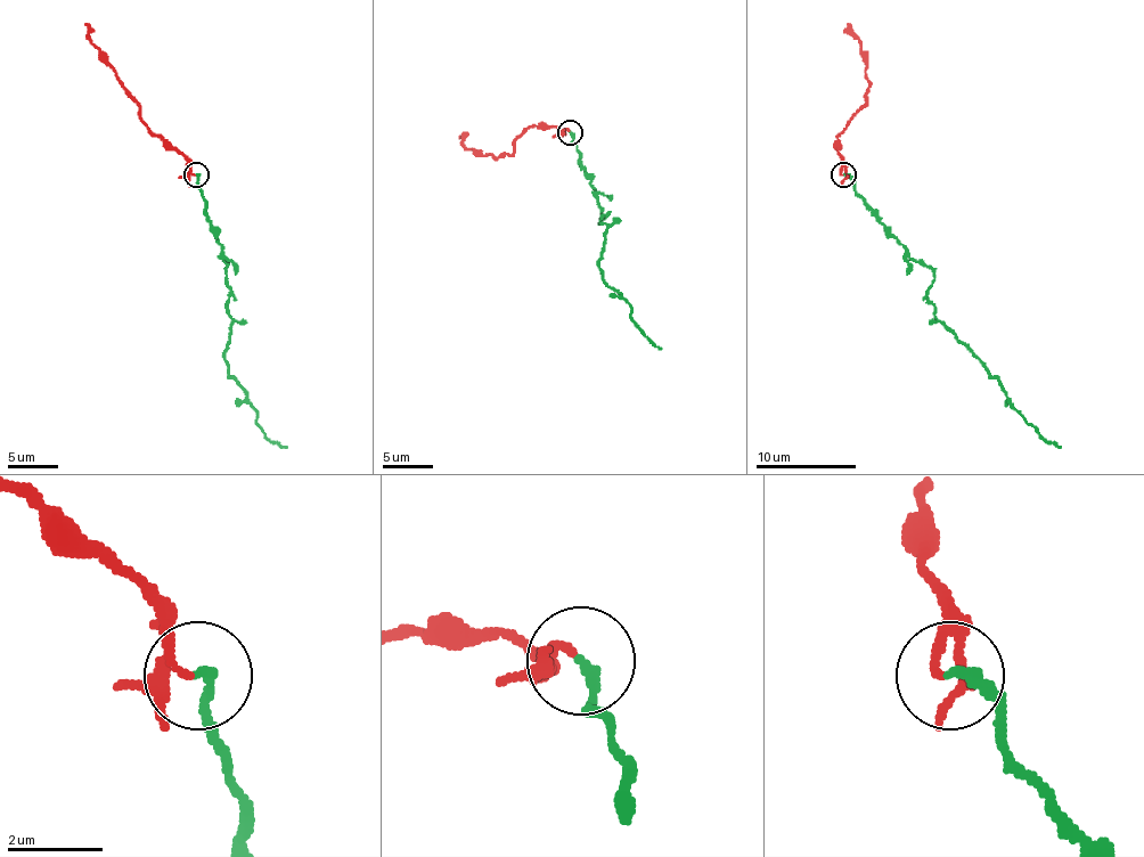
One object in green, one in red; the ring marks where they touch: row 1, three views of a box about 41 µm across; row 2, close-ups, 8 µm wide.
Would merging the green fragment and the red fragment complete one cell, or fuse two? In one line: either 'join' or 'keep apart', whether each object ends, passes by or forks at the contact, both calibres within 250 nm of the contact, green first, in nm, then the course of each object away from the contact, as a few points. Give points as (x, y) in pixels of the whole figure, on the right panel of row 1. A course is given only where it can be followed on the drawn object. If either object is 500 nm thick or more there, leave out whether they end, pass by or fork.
keep apart; green ends; red ends; calibres 220 and 160 nm; course green (844, 176), (909, 256), (932, 271), (928, 294), (934, 317), (983, 365), (1015, 410), (1061, 448); course red (842, 176), (836, 138), (864, 103), (869, 84), (864, 72), (867, 55), (847, 24)

